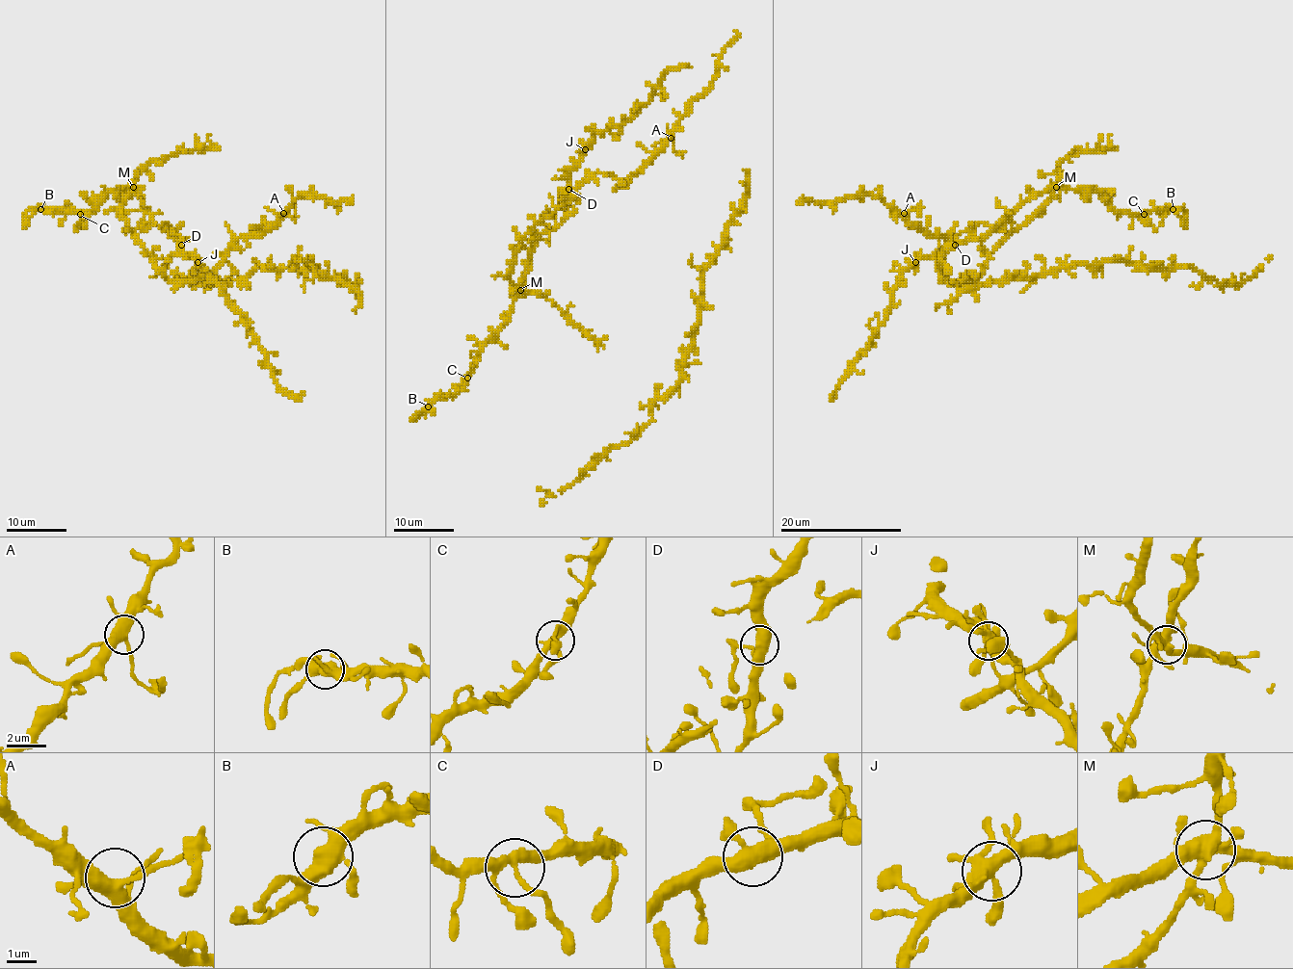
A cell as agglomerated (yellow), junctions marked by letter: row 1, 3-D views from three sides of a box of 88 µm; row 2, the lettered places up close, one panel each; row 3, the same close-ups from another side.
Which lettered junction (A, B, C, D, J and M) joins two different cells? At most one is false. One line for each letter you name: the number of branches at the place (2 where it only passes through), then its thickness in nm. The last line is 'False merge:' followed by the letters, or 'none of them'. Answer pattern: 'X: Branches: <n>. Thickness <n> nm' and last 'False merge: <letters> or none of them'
False merge: none of them

